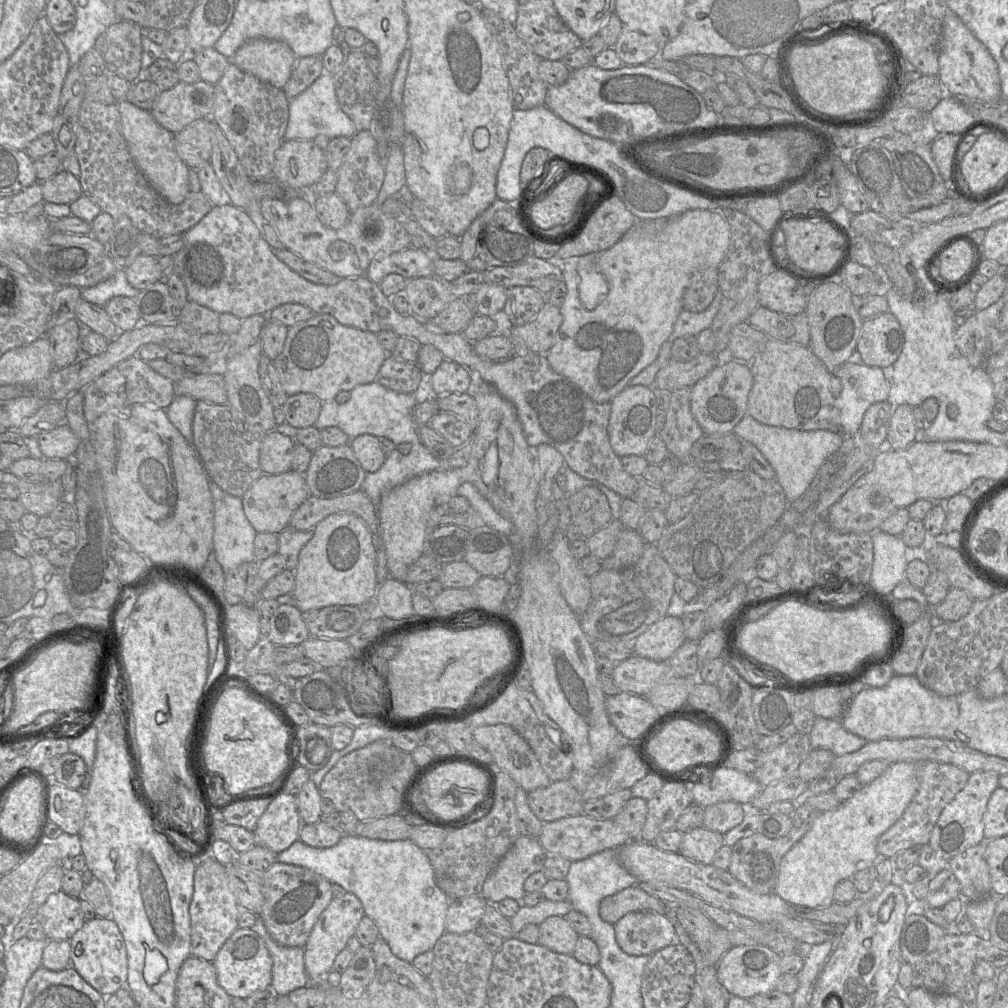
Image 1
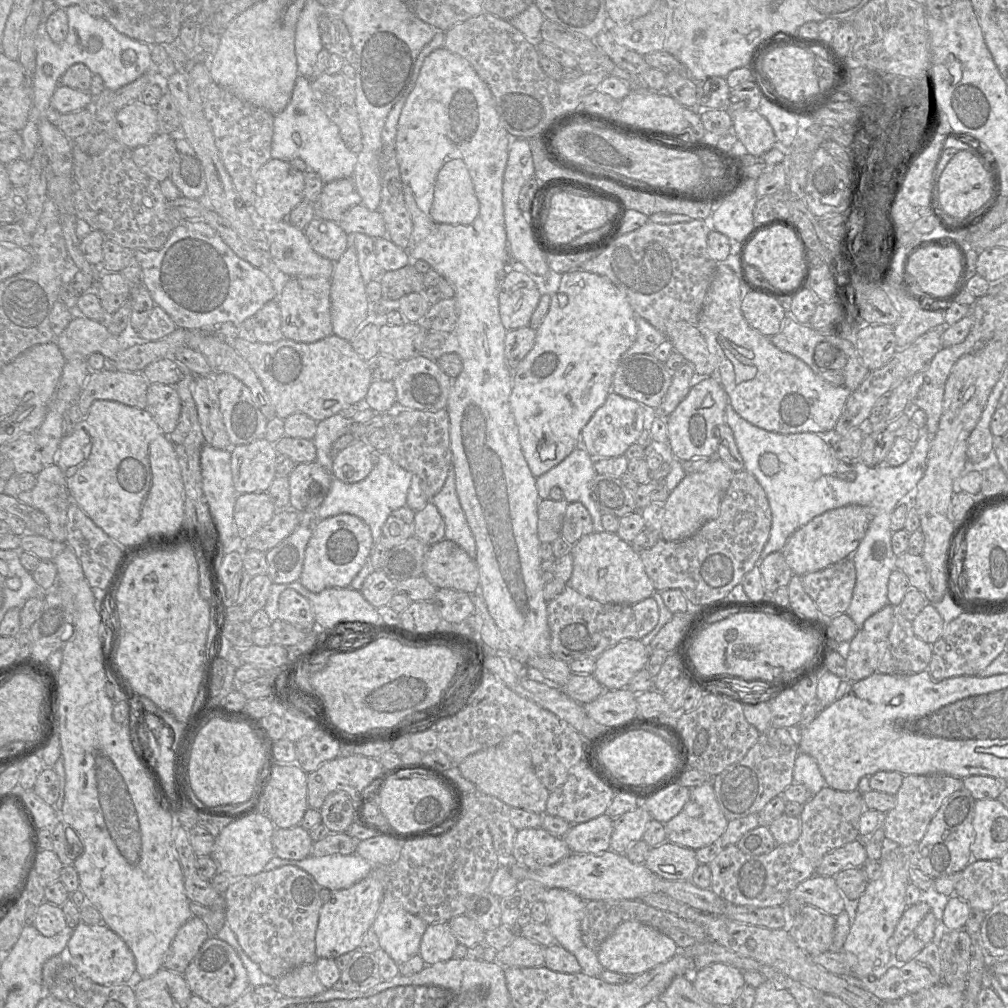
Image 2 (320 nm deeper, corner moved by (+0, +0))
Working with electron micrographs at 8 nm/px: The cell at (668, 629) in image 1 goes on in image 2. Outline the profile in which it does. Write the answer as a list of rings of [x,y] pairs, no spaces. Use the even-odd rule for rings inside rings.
[[[623,639],[596,658],[593,675],[605,690],[627,688],[649,657],[649,647],[640,640]]]

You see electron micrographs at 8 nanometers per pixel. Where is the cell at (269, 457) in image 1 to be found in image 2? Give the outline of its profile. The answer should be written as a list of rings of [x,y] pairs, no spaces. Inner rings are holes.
[[[265,438],[231,447],[231,472],[238,494],[267,492],[276,477],[275,445]]]

